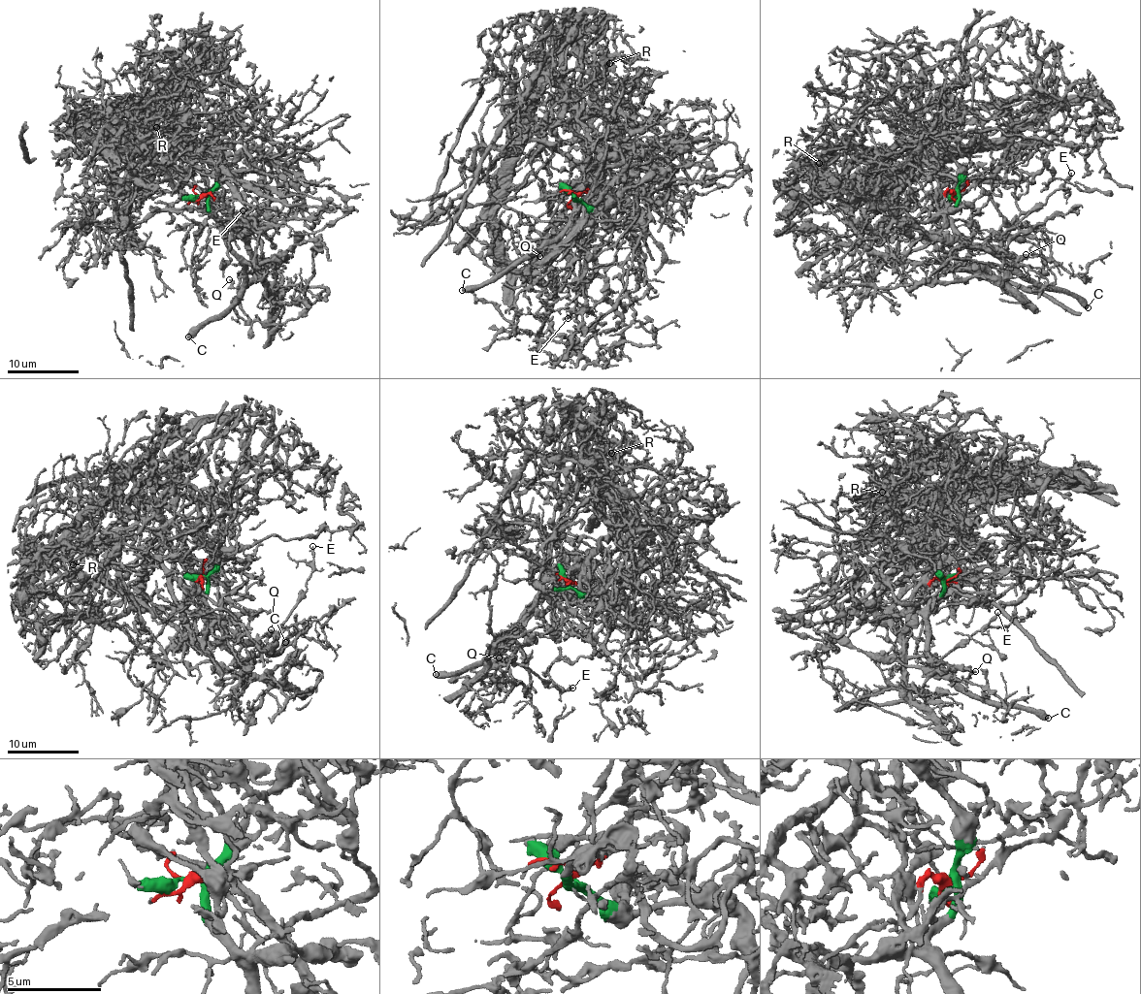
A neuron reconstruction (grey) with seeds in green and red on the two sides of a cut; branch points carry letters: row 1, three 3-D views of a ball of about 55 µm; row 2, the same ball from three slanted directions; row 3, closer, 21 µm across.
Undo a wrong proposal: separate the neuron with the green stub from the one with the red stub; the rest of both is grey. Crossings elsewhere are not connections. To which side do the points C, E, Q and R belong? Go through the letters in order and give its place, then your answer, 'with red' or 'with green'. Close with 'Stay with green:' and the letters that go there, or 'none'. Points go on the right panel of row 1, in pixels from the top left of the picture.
C: at (1088, 307); with green
E: at (1071, 173); with green
Q: at (1026, 254); with green
R: at (819, 163); with red
Stay with green: C, E, Q

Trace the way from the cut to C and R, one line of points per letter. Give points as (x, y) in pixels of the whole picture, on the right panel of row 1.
C: (957, 191), (958, 207), (948, 216), (950, 225), (965, 241), (986, 247), (1025, 278), (1065, 290), (1088, 307)
R: (957, 191), (947, 190), (935, 208), (900, 222), (883, 205), (858, 191), (836, 192), (812, 159), (820, 163)

